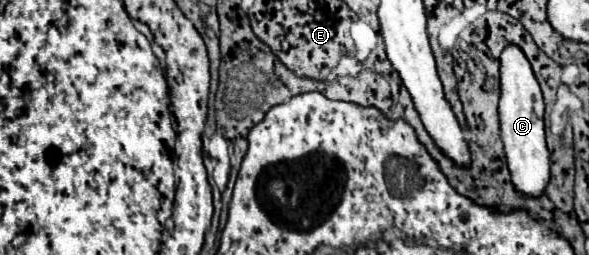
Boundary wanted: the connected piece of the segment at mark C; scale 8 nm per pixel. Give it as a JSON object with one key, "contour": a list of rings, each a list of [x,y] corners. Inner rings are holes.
{"contour":[[[510,44],[500,54],[500,132],[504,142],[504,152],[514,186],[528,196],[538,196],[548,184],[550,176],[550,152],[546,148],[544,134],[544,100],[540,84],[532,72],[532,66],[524,52]]]}

